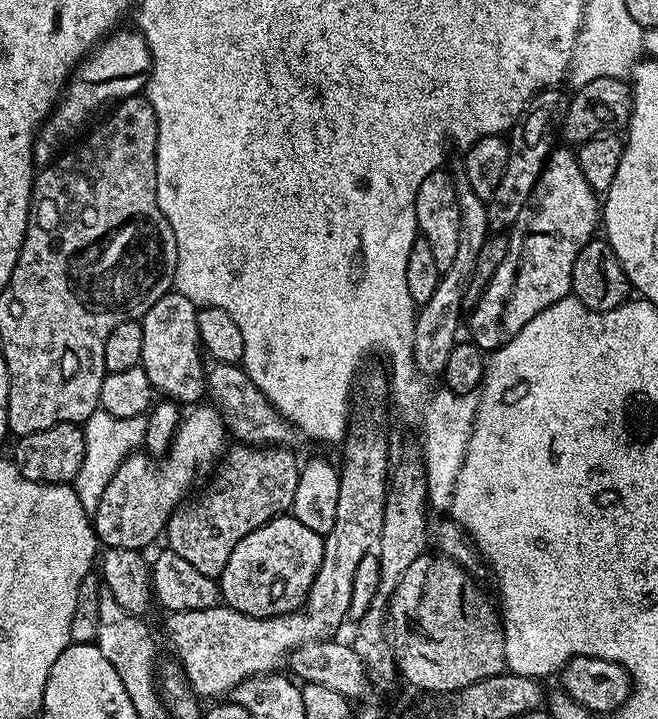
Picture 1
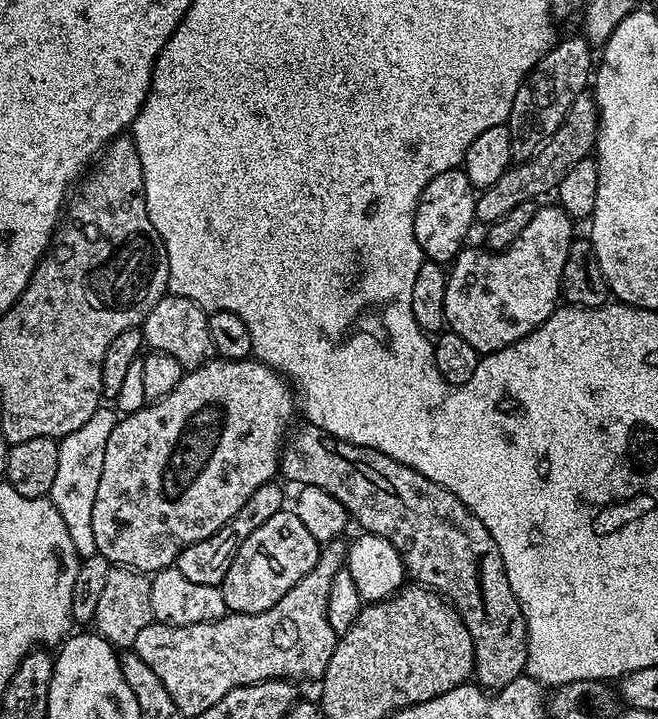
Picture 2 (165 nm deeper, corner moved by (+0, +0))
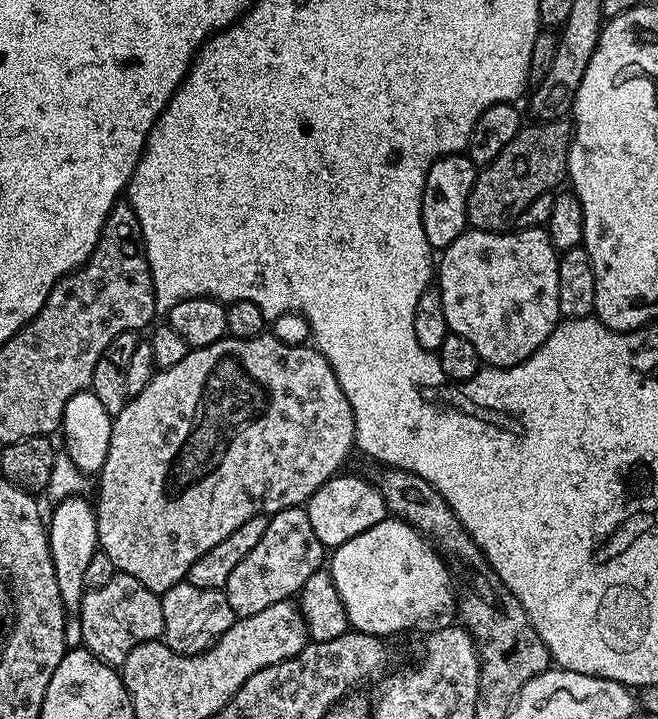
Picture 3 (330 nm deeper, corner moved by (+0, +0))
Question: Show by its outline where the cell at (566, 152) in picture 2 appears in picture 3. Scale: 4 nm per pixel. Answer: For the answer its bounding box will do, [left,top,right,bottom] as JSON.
[468,118,573,232]

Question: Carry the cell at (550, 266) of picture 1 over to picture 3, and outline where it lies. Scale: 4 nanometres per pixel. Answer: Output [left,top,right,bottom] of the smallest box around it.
[438,227,560,368]

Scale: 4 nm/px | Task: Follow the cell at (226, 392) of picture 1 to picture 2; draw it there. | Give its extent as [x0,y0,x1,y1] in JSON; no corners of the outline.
[279,422,528,693]

